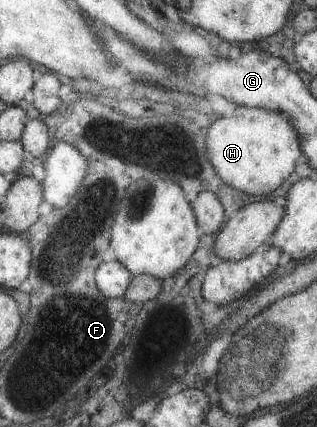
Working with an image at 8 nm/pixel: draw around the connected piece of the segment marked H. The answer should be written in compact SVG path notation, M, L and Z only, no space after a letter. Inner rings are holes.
M237 106L230 117L213 121L205 135L204 149L218 179L252 197L270 196L292 173L300 157L296 130L284 113L248 106Z

